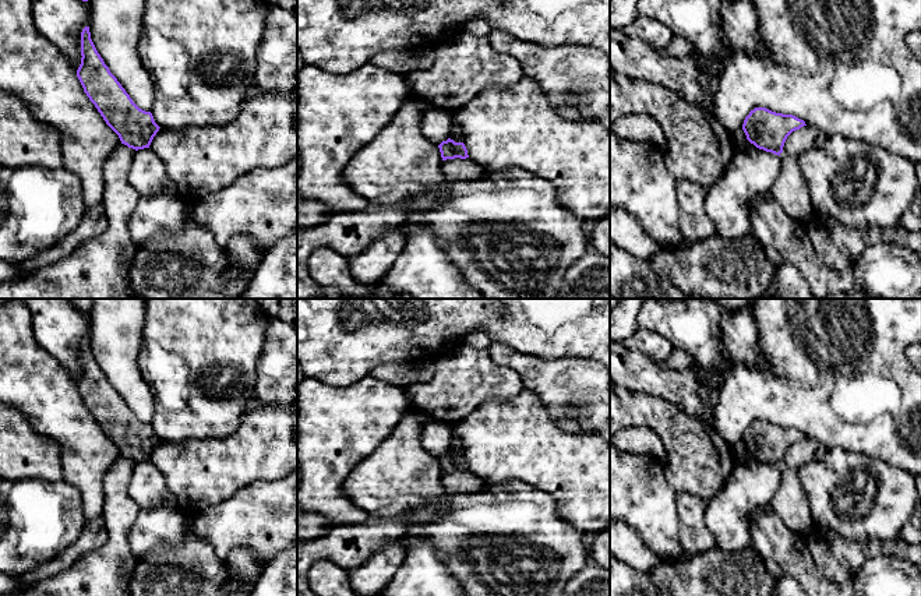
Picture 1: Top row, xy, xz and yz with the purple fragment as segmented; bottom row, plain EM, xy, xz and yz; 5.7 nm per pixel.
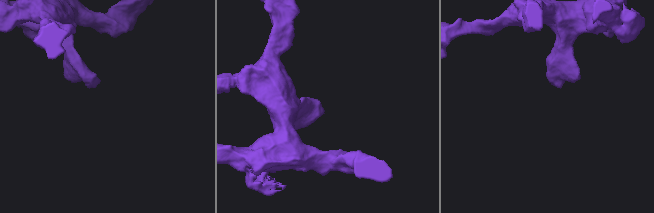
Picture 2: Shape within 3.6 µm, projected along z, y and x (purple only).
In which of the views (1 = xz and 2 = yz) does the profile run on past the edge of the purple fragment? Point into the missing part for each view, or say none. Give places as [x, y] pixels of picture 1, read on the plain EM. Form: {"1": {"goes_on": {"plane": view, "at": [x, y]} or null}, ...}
{"1": {"goes_on": null}, "2": {"goes_on": null}}

